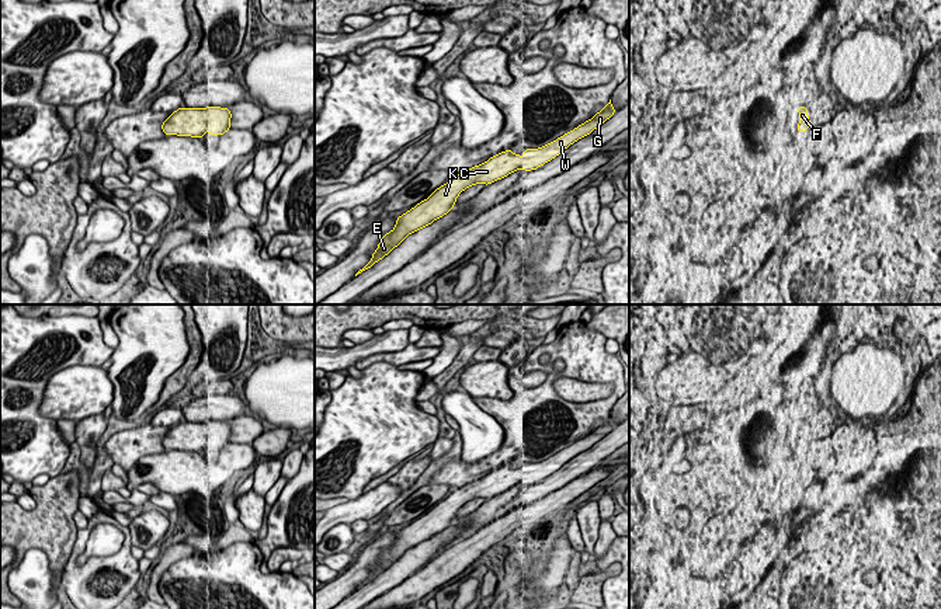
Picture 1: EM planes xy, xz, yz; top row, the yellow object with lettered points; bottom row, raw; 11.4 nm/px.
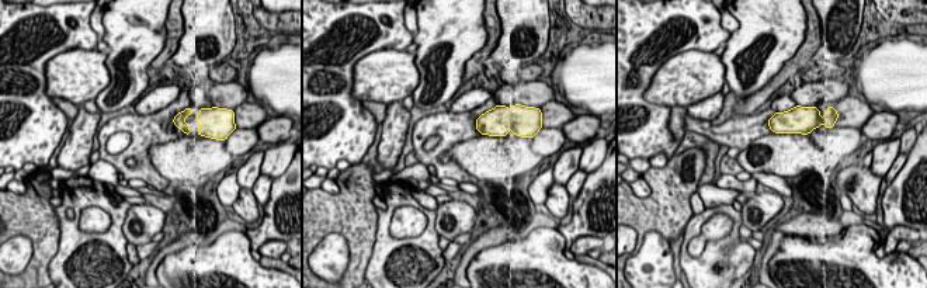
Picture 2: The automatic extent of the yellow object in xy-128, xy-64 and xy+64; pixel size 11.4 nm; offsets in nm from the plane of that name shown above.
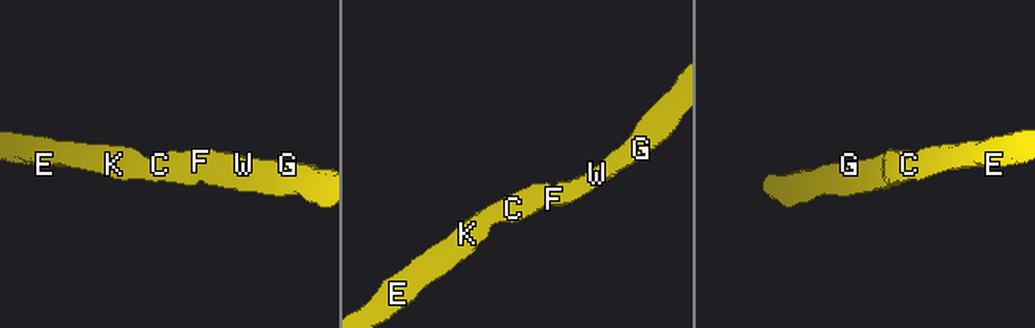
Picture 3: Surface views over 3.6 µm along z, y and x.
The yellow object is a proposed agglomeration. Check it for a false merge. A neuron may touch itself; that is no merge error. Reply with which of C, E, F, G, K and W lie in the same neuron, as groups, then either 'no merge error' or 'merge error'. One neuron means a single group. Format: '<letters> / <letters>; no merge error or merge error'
C E F G K W; no merge error

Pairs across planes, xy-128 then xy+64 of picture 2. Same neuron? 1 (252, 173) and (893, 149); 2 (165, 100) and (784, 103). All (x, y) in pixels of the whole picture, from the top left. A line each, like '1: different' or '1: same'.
1: same
2: same

